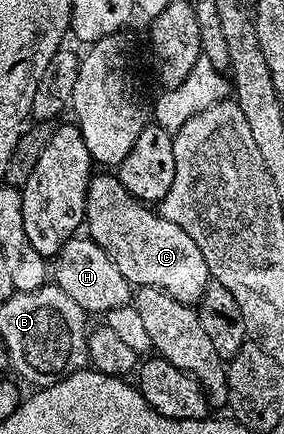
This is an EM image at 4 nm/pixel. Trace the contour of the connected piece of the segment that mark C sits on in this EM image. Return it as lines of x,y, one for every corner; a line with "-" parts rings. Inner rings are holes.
96,174
89,180
84,219
87,235
108,252
129,282
146,288
160,288
170,294
170,298
189,306
199,305
210,277
208,263
202,258
202,250
198,250
198,242
194,242
182,226
174,226
174,222
160,215
159,211
152,209
151,212
148,206
131,196
120,185
119,175

